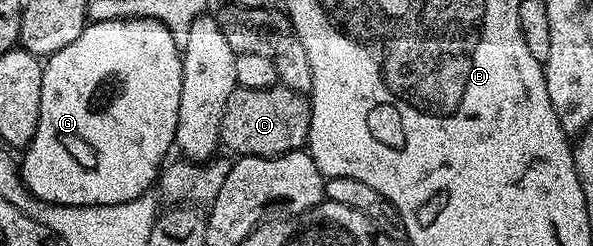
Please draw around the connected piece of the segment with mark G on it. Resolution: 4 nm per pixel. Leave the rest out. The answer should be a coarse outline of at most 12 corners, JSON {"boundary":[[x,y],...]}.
{"boundary":[[86,23],[19,160],[48,204],[122,204],[177,139],[179,40]]}

